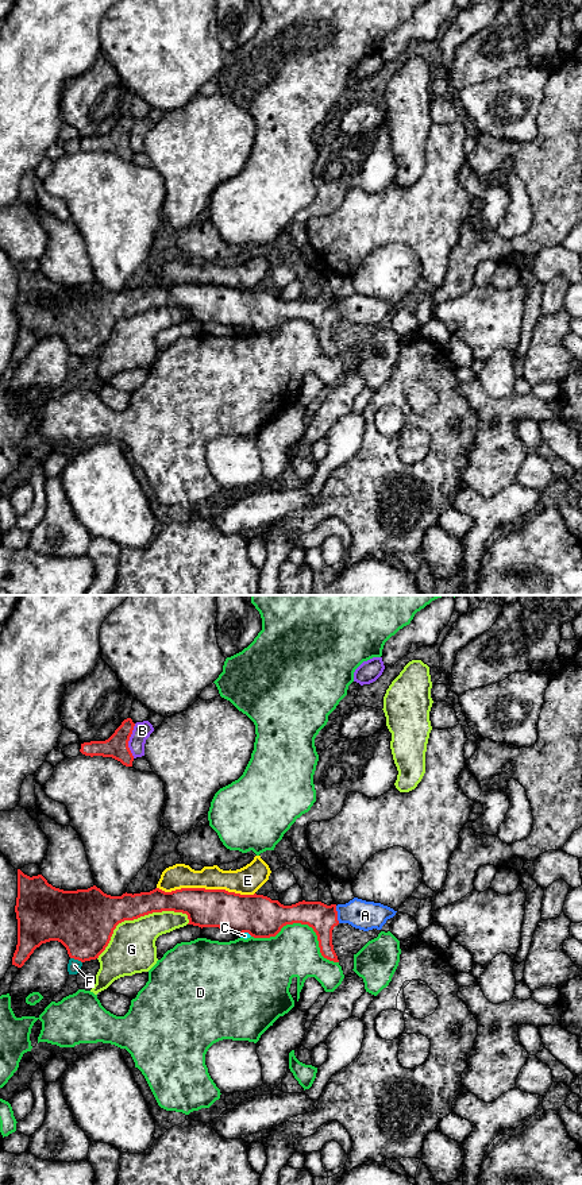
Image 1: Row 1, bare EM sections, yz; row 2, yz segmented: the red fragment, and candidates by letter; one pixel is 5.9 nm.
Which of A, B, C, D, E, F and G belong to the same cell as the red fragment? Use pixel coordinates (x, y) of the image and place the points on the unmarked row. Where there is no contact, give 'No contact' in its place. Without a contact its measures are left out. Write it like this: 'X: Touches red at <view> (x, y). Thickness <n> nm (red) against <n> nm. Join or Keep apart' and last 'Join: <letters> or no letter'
A: Touches red at yz (336, 309). Thickness 170 nm (red) against 180 nm. Join
B: Touches red at yz (128, 135). Thickness 140 nm (red) against 110 nm. Keep apart
C: Touches red at yz (246, 327). Thickness 240 nm (red) against 40 nm. Keep apart
D: Touches red at yz (303, 319). Thickness 240 nm (red) against 300 nm. Keep apart
E: Touches red at yz (204, 284). Thickness 240 nm (red) against 160 nm. Keep apart
F: Touches red at yz (76, 354). Thickness 380 nm (red) against 80 nm. Keep apart
G: Touches red at yz (135, 313). Thickness 300 nm (red) against 280 nm. Keep apart
Join: A

